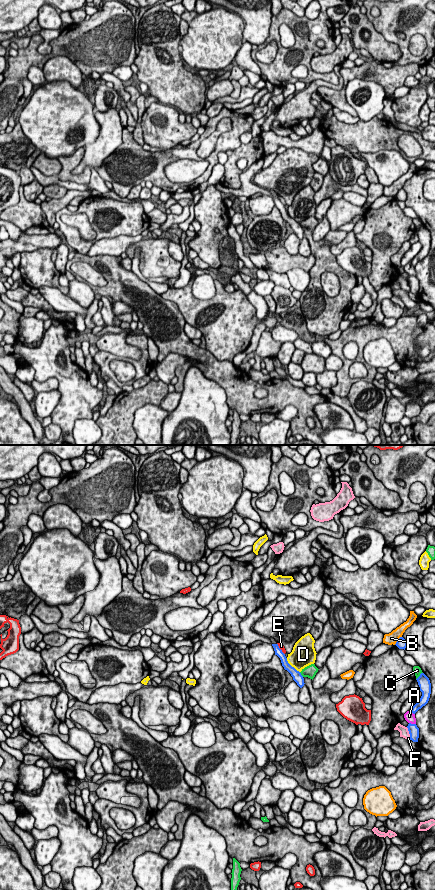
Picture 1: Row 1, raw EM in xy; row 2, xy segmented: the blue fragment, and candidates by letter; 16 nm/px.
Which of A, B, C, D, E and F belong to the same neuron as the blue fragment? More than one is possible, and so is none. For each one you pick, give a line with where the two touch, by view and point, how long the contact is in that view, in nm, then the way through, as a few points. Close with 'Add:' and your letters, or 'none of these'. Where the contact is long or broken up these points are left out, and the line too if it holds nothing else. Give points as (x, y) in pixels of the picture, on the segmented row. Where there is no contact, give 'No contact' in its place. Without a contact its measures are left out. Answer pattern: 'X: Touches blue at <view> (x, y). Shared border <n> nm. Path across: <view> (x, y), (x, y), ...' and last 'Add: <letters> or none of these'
Add: none of these

